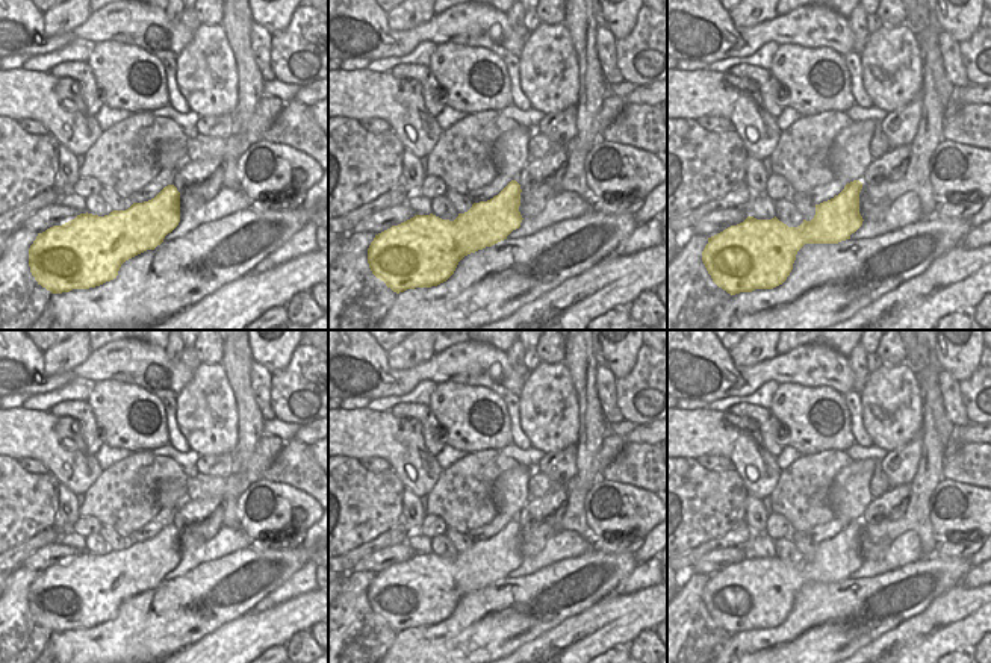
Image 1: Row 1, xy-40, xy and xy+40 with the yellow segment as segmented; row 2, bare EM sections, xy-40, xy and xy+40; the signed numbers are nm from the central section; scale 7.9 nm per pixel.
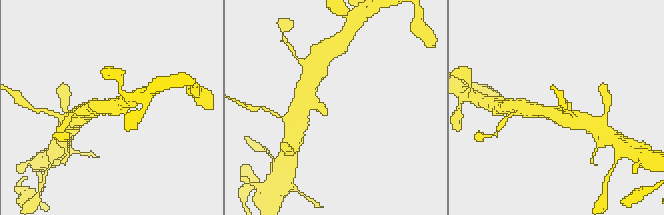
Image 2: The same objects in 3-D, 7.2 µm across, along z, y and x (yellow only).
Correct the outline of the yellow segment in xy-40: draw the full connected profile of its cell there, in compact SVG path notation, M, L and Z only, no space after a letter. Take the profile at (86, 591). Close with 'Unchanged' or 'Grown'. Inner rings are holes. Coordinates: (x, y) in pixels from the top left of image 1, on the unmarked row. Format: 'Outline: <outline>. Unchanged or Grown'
Outline: M174 524L165 525L148 540L133 542L126 549L112 549L104 556L80 552L62 565L38 572L29 587L30 612L38 624L51 633L100 625L116 618L126 599L160 584L179 562L180 531Z. Unchanged

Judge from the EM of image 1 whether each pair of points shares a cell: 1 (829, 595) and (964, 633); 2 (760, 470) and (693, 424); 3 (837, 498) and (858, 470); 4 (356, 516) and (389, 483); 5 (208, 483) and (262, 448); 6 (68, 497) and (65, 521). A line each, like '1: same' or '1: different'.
1: different
2: same
3: same
4: same
5: same
6: same

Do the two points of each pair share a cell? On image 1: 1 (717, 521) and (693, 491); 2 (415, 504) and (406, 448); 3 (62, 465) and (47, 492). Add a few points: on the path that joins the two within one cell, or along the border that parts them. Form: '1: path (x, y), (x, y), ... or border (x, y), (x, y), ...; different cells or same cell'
1: path (710, 513), (695, 498); same cell
2: border (406, 488), (419, 498); different cells
3: border (49, 471), (59, 482); different cells

